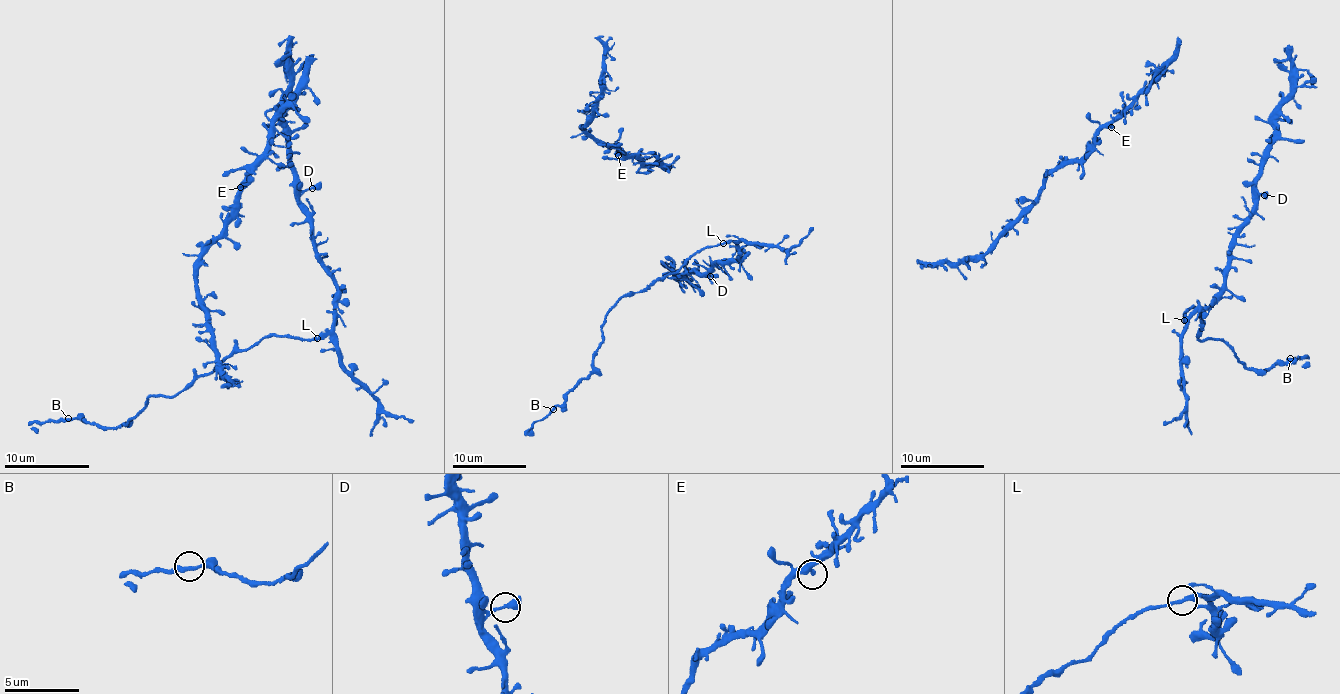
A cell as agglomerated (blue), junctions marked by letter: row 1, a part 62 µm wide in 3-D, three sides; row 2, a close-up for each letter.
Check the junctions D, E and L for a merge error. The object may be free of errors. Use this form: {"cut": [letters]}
{"cut": ["L"]}

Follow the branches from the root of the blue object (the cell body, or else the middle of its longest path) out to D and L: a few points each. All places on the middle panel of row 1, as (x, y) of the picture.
D: (685, 273), (688, 275), (696, 270), (710, 276)
L: (685, 273), (688, 275), (696, 270), (700, 277), (720, 263), (741, 260), (740, 247), (731, 241), (723, 243)

